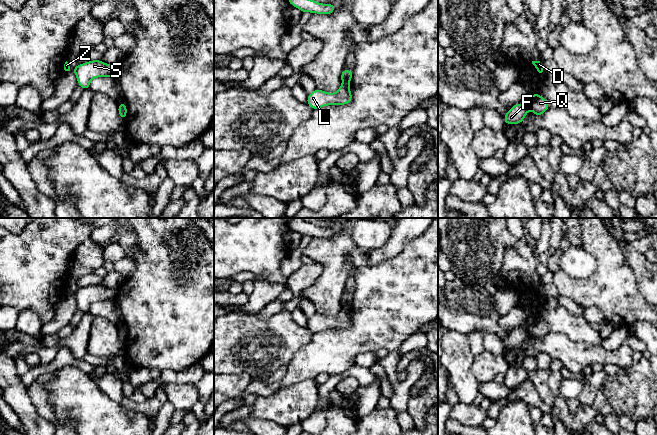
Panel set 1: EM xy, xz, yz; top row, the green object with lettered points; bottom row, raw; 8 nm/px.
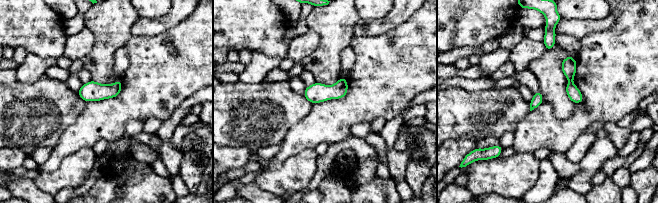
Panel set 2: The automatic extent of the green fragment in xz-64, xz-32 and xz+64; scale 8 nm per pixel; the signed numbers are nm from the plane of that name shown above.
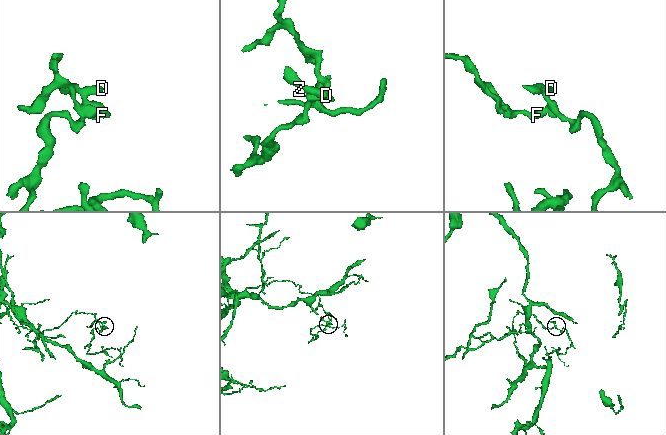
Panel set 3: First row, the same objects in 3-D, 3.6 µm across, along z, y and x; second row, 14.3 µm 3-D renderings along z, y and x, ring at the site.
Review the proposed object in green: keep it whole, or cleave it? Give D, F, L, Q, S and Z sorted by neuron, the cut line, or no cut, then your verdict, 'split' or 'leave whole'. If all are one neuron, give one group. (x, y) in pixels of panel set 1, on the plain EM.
D L Q S Z / F | xz (343, 307), (348, 310) | split

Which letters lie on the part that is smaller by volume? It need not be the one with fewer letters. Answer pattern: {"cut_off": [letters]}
{"cut_off": ["D", "L", "Q", "S", "Z"]}

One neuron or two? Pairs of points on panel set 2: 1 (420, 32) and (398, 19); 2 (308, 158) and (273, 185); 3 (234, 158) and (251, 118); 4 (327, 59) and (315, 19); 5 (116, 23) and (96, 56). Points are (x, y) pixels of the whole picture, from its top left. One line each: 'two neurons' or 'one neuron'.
1: two neurons
2: one neuron
3: two neurons
4: one neuron
5: one neuron

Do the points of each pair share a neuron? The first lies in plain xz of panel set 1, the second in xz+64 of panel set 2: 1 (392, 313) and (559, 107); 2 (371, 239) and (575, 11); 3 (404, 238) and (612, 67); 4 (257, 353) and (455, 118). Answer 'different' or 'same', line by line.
1: different
2: same
3: different
4: same

